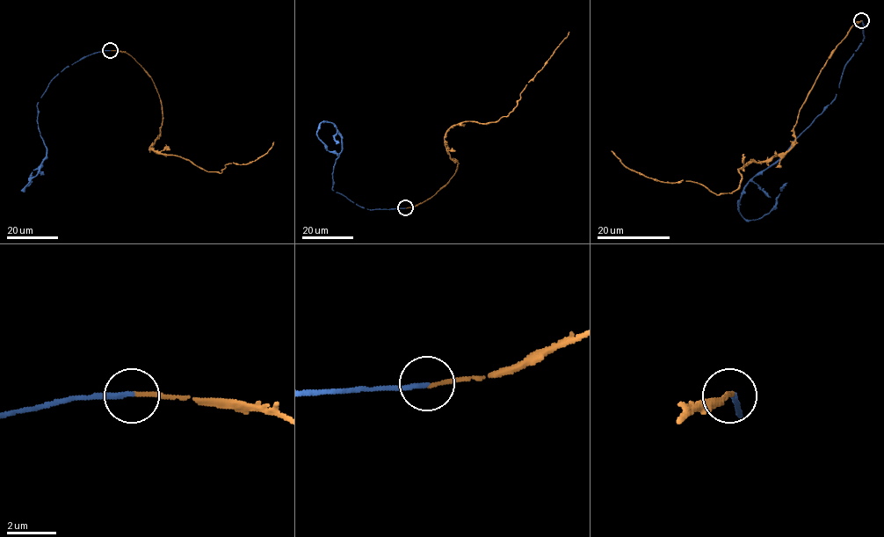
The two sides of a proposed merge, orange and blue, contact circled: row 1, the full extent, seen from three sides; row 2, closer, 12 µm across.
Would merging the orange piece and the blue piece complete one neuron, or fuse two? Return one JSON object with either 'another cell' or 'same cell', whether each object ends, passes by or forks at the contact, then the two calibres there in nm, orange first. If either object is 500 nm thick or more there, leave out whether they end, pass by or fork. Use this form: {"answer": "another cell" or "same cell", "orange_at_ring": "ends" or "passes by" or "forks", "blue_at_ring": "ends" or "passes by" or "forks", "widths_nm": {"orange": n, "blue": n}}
{"answer": "same cell", "orange_at_ring": "ends", "blue_at_ring": "ends", "widths_nm": {"orange": 180, "blue": 200}}

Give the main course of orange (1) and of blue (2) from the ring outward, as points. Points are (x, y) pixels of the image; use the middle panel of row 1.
1: (405, 208), (431, 198), (454, 175), (458, 163), (450, 157), (445, 133), (464, 121), (506, 116), (569, 32)
2: (405, 208), (369, 210), (332, 189), (341, 134), (324, 121), (318, 137), (336, 156)

